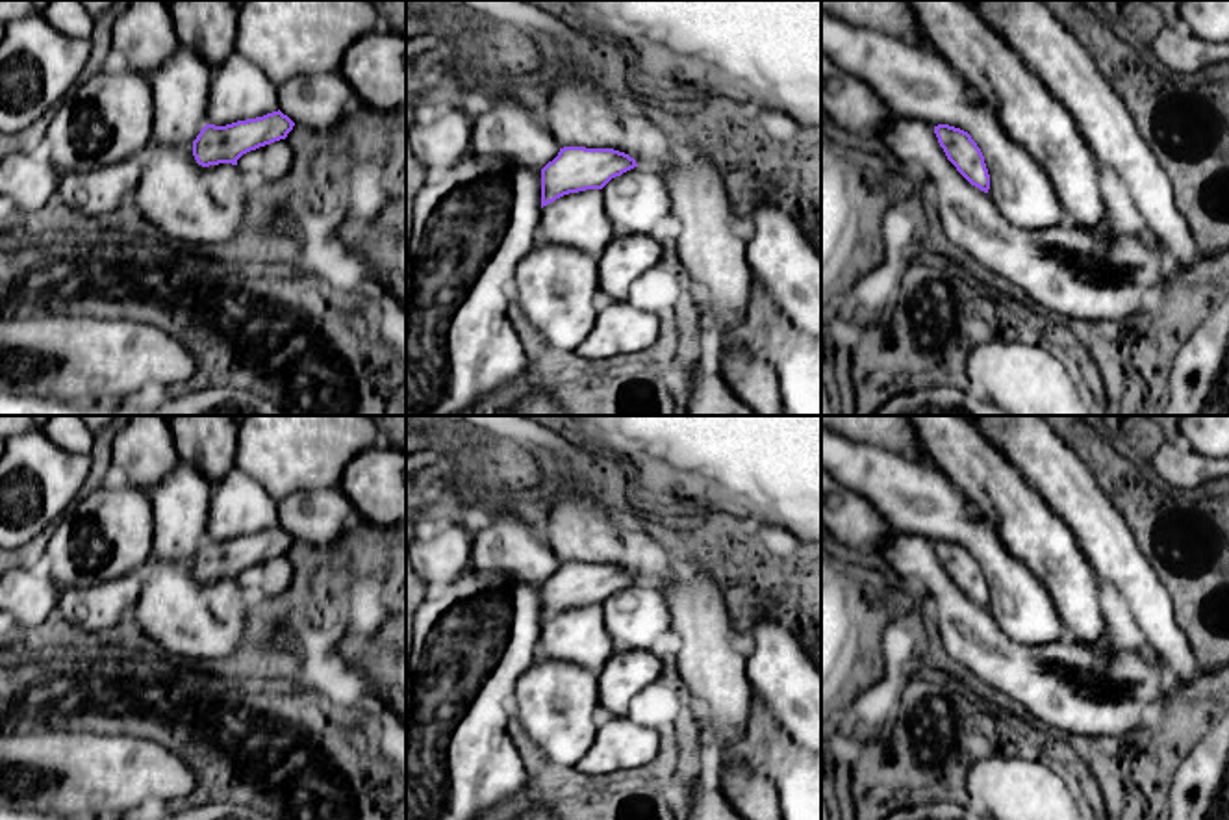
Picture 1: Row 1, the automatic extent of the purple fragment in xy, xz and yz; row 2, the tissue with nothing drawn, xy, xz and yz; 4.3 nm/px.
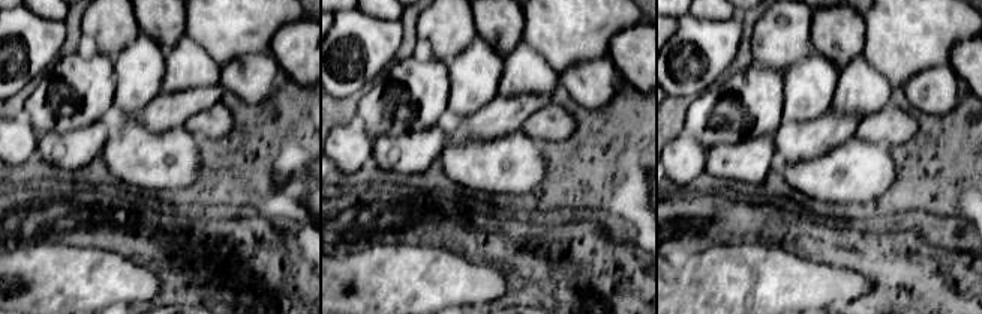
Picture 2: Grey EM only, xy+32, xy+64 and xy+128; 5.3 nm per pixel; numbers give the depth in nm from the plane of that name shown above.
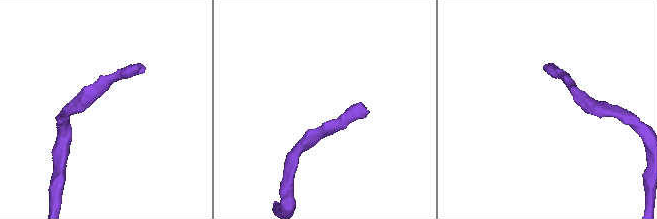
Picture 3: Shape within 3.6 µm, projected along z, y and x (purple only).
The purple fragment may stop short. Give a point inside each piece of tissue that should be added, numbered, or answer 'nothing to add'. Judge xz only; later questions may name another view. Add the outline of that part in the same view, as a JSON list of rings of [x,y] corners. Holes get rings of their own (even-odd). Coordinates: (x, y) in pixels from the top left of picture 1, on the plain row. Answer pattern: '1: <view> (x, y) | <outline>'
nothing to add

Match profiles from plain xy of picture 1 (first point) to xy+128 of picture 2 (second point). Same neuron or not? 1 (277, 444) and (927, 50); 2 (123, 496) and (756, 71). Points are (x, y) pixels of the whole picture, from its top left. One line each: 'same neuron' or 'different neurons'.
1: same neuron
2: same neuron

